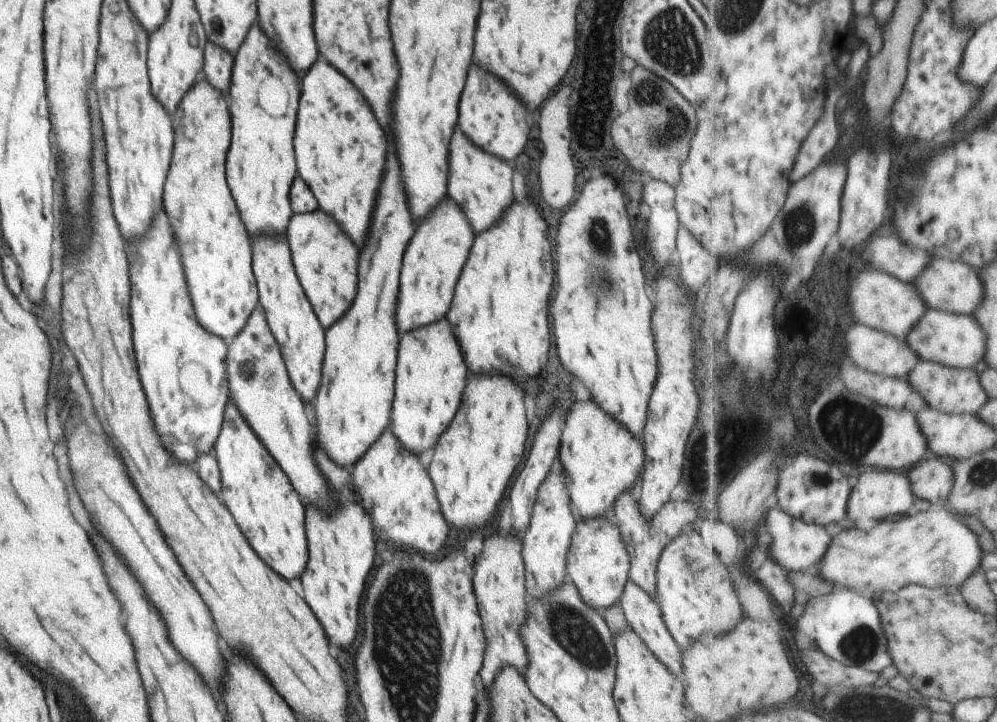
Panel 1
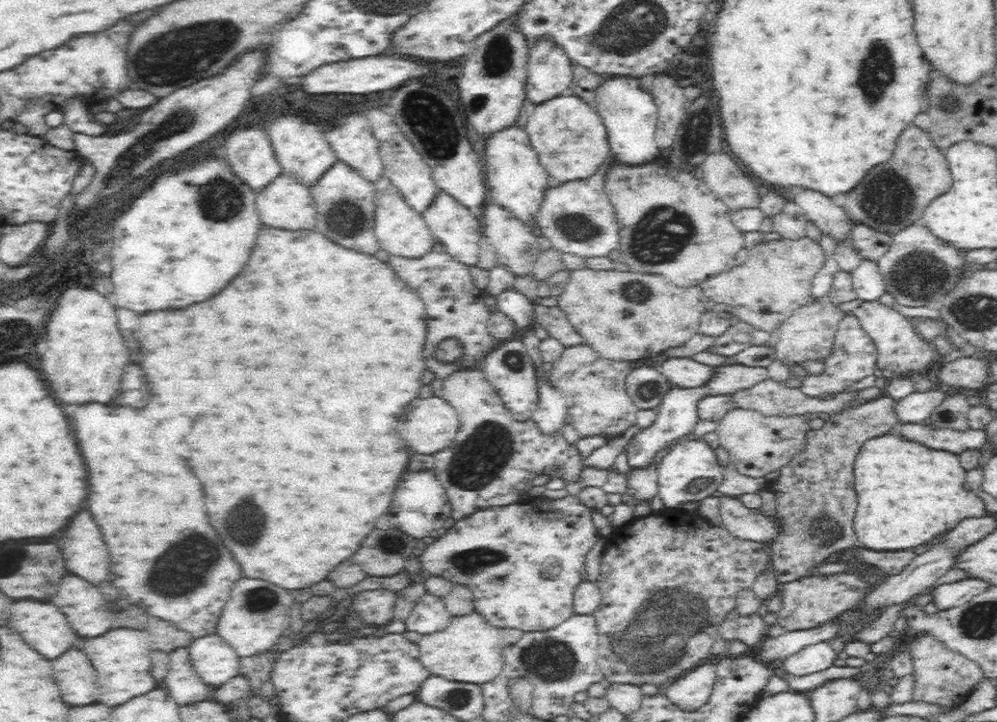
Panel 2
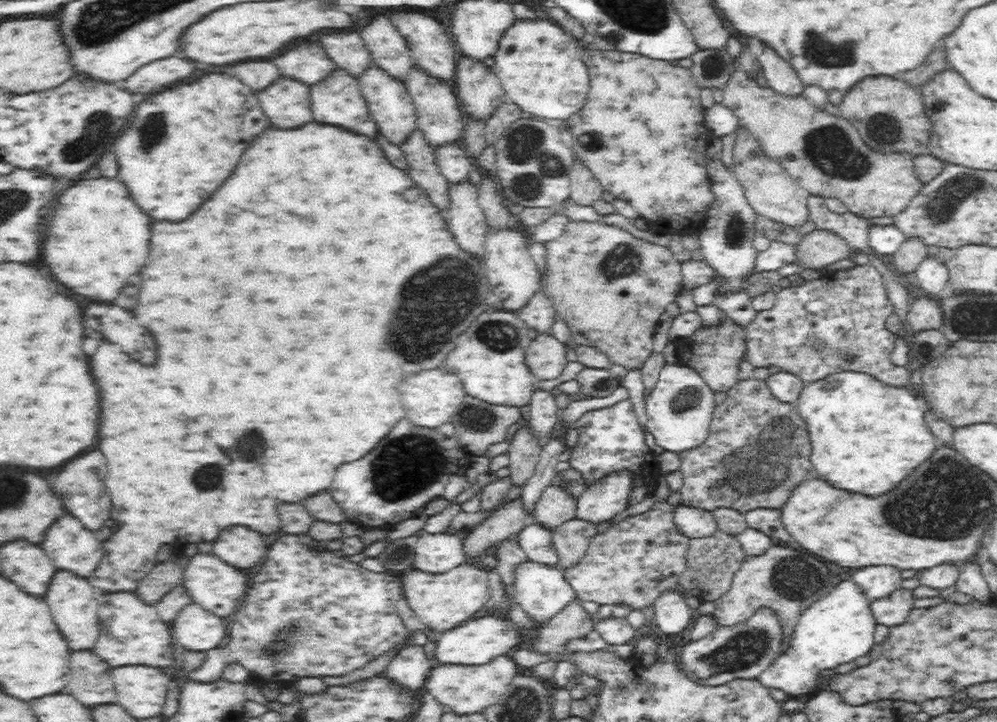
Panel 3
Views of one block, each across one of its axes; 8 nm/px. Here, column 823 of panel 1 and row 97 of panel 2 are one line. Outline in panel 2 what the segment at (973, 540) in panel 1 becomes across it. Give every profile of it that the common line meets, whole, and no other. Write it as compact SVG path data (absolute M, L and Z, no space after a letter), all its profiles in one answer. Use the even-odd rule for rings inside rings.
M571 93L553 98L534 108L523 127L540 165L558 184L590 178L606 162L610 147L602 119L592 104Z

